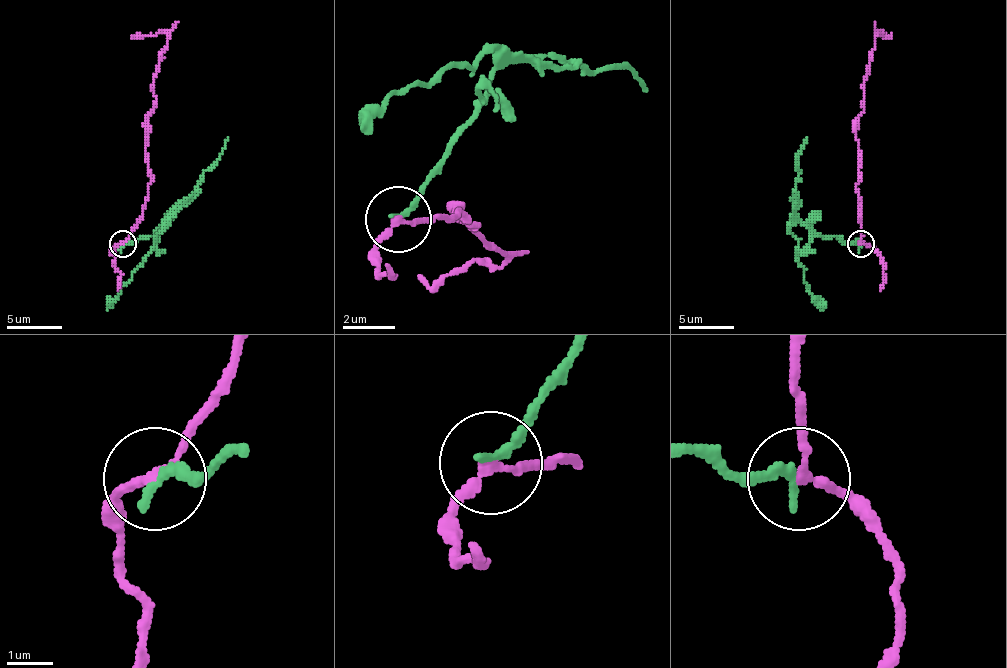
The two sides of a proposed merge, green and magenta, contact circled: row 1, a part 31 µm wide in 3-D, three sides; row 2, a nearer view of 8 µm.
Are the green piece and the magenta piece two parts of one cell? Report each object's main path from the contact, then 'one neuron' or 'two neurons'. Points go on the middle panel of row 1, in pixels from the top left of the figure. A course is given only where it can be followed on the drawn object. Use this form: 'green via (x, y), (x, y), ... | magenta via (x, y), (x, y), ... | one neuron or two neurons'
green via (399, 214), (511, 63), (563, 57), (583, 70), (629, 70), (648, 90) | magenta via (399, 221), (445, 221), (458, 207), (465, 214), (452, 207), (504, 253), (498, 266), (419, 273) | two neurons

